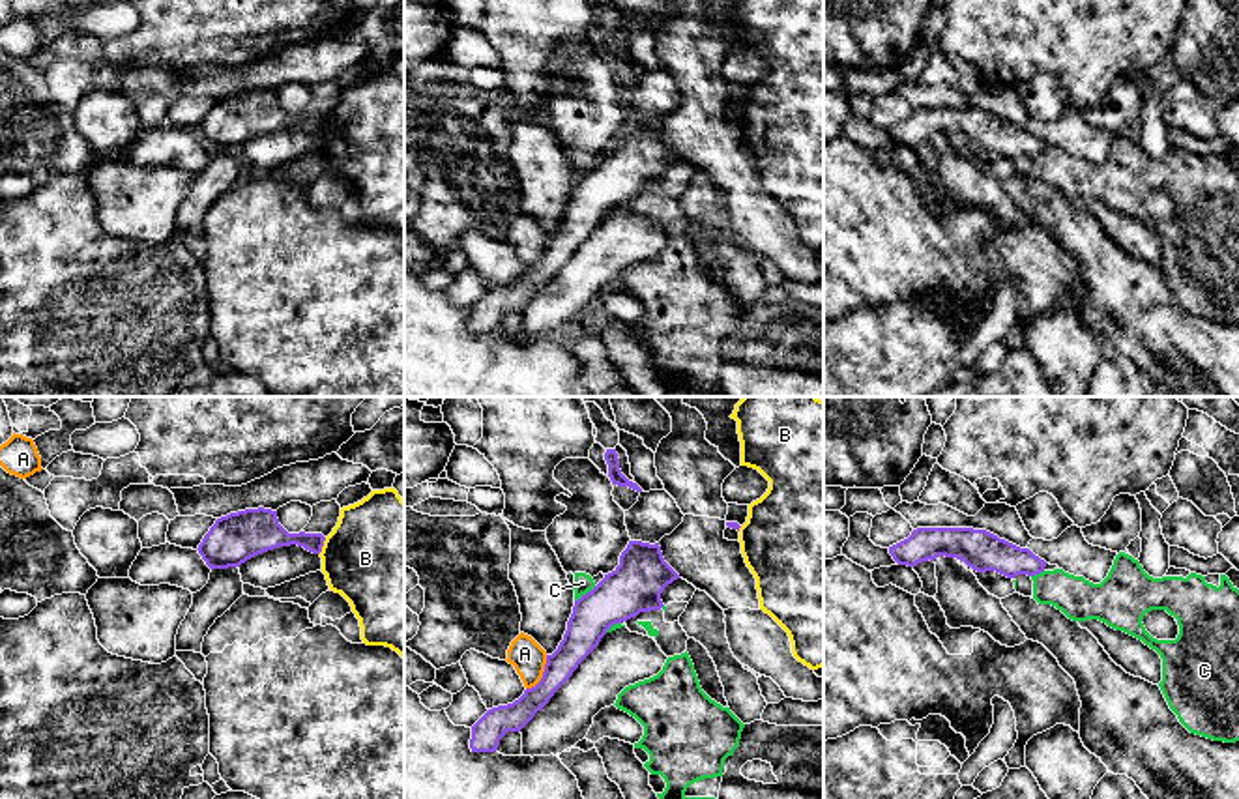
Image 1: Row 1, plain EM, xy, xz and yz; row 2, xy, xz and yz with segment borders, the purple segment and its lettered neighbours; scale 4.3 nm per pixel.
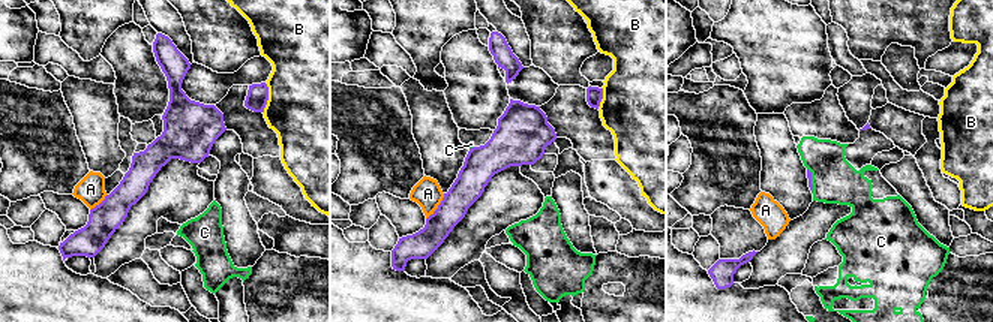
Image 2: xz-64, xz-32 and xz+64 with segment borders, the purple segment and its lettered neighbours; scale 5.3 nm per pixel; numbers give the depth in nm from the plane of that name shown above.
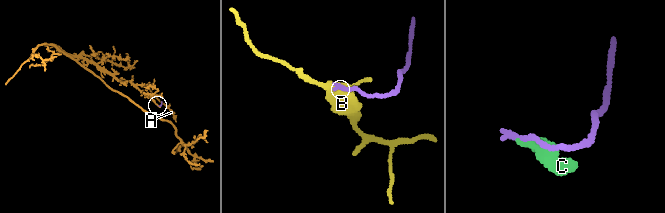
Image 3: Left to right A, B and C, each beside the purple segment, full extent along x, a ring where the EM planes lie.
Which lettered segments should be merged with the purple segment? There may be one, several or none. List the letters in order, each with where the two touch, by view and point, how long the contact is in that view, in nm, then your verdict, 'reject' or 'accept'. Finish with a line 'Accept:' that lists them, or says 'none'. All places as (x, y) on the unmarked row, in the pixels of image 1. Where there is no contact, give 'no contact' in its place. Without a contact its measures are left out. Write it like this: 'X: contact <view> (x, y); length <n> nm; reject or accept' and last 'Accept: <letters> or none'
A: contact xz (543, 255); length 180 nm; reject
B: contact xy (322, 126); length 80 nm; reject
C: contact xz (586, 174); length 120 nm; reject
Accept: none

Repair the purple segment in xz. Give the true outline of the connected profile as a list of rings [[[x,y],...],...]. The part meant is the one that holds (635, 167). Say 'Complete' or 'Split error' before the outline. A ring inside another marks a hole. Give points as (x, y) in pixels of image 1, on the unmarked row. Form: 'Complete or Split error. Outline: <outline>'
Complete. Outline: [[[629,122],[620,146],[578,182],[558,230],[547,236],[541,262],[507,286],[488,290],[474,307],[472,333],[494,333],[507,312],[520,312],[578,245],[599,226],[606,211],[640,193],[661,191],[661,174],[679,155],[664,142],[659,123]]]

